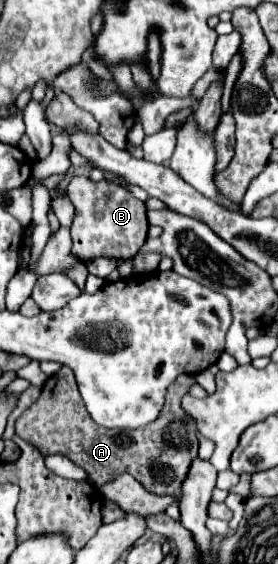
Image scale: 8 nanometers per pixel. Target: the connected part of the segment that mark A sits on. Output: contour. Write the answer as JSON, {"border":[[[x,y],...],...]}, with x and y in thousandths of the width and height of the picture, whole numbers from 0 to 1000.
{"border":[[[223,649],[151,684],[151,702],[137,713],[122,713],[122,720],[65,741],[58,770],[129,787],[158,805],[209,801],[245,809],[273,826],[317,837],[317,851],[345,865],[374,862],[381,851],[410,851],[417,844],[460,837],[547,876],[633,876],[669,848],[683,819],[712,805],[705,759],[691,755],[676,734],[647,723],[647,709],[683,681],[698,681],[698,667],[683,663],[647,663],[633,677],[612,681],[583,734],[568,734],[554,748],[496,762],[388,762],[353,755],[324,734],[309,734],[266,660],[245,649]]]}

